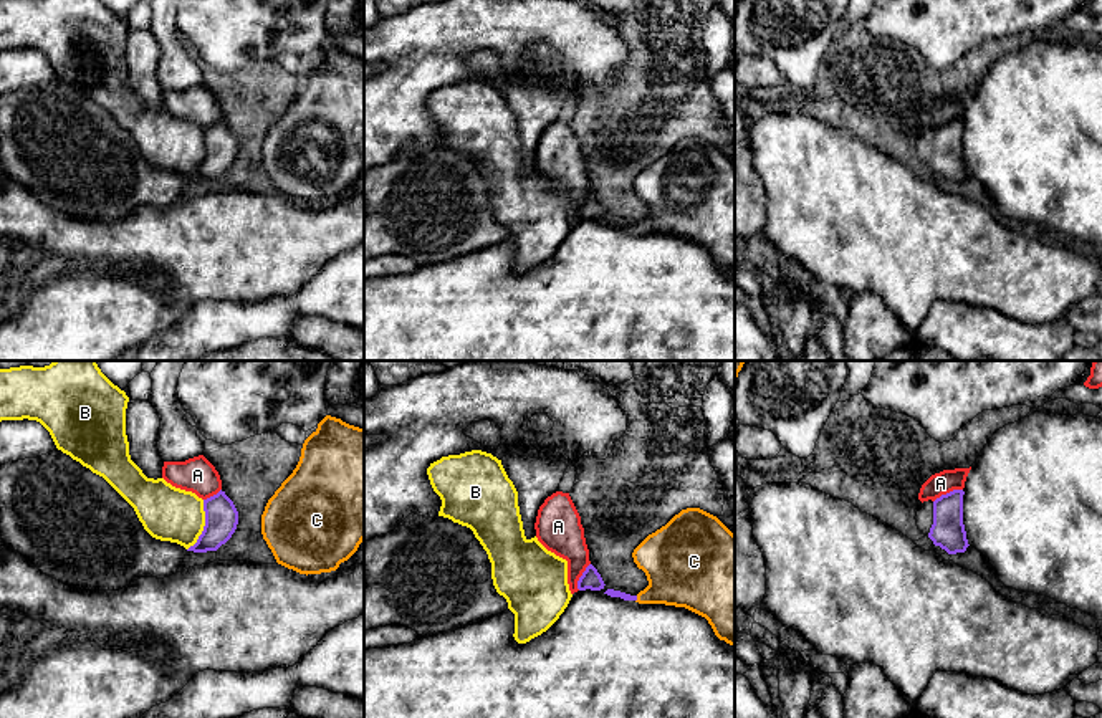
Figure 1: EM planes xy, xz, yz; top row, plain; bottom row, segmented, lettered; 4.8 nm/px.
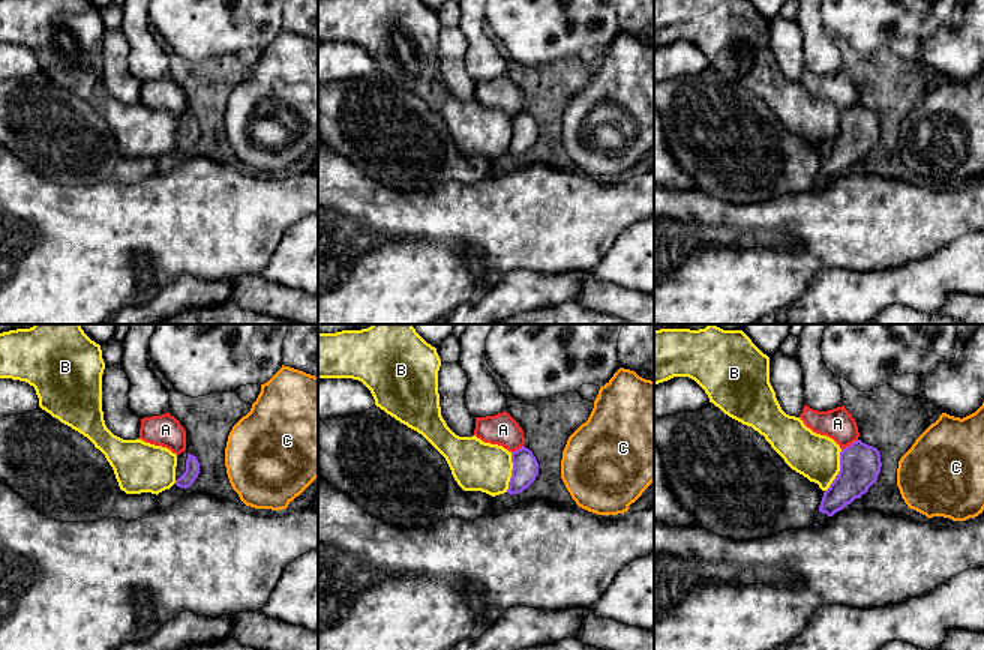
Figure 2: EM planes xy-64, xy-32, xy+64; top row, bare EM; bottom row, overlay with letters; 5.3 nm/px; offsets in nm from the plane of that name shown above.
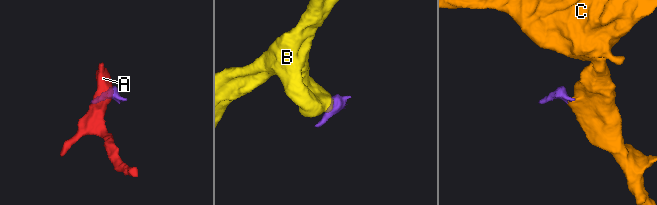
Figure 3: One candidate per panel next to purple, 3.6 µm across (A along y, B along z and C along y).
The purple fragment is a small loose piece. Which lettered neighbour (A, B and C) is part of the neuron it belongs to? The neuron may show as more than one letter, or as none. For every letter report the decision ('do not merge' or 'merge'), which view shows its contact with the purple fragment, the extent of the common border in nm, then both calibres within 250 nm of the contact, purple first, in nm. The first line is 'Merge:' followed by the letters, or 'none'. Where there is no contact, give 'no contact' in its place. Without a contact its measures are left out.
Merge: C
A: do not merge | yz | 160 nm | 160/110 nm
B: do not merge | xy | 260 nm | 160/260 nm
C: merge | xz | 30 nm | 40/320 nm

